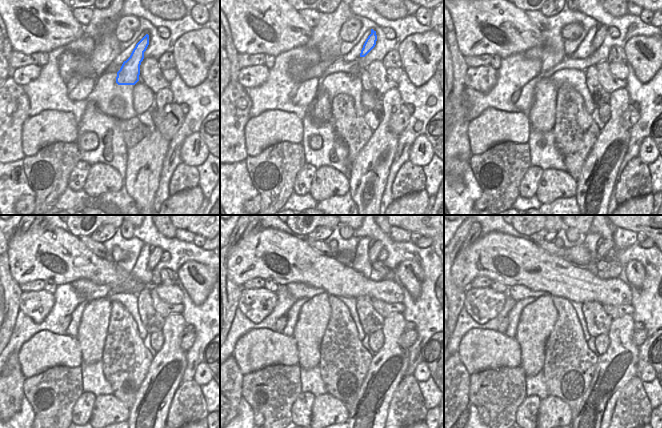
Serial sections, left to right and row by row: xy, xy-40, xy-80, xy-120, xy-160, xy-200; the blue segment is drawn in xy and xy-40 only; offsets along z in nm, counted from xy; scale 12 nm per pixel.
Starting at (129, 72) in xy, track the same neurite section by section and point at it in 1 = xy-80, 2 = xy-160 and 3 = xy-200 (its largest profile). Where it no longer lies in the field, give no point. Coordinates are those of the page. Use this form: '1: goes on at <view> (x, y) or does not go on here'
1: goes on at xy-80 (601, 30)
2: goes on at xy-160 (376, 251)
3: goes on at xy-200 (601, 251)

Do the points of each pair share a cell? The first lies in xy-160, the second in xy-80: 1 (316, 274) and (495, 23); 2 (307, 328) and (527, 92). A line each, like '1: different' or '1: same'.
1: same
2: different

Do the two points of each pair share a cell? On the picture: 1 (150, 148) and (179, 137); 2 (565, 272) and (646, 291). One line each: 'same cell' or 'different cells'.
1: different cells
2: different cells

